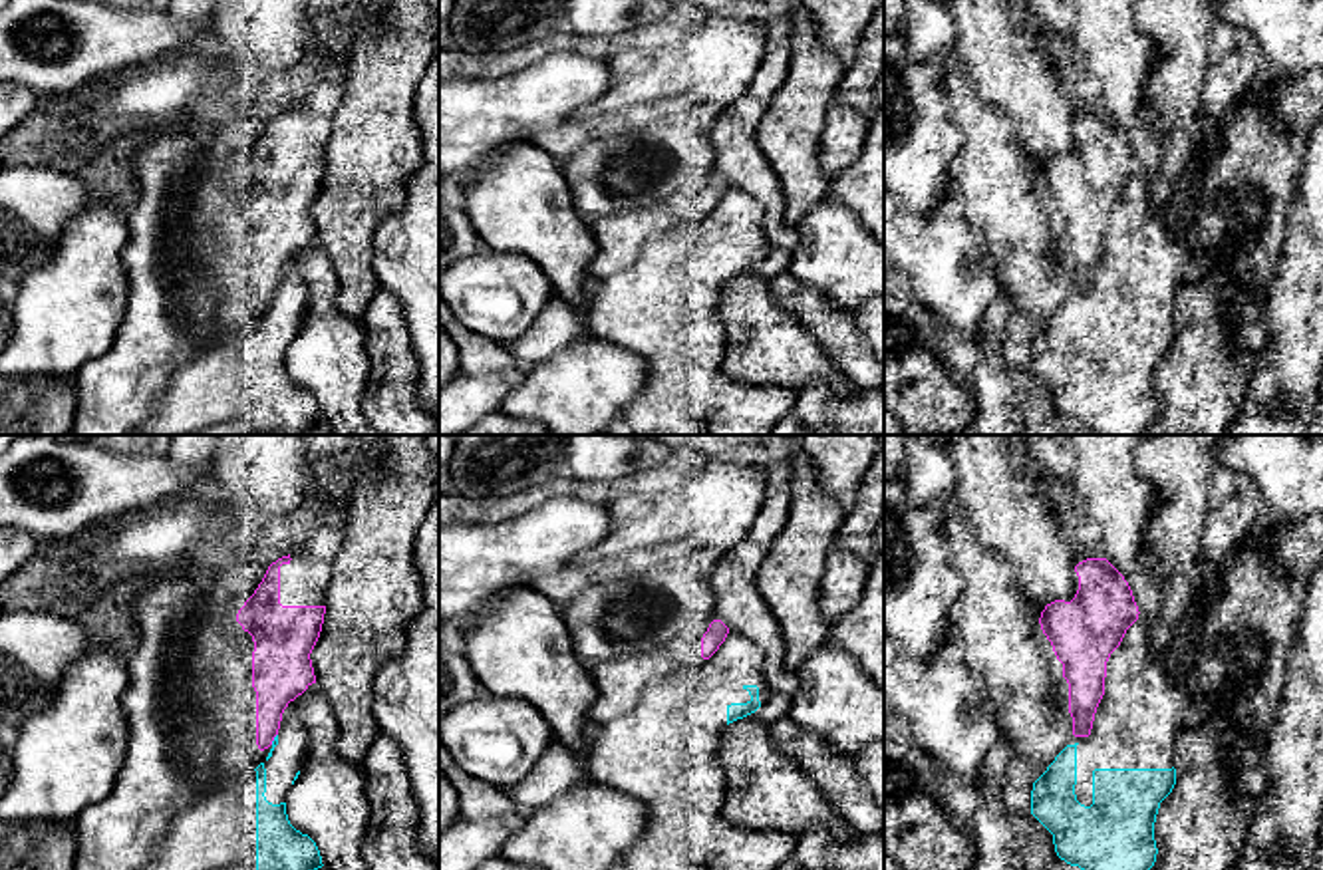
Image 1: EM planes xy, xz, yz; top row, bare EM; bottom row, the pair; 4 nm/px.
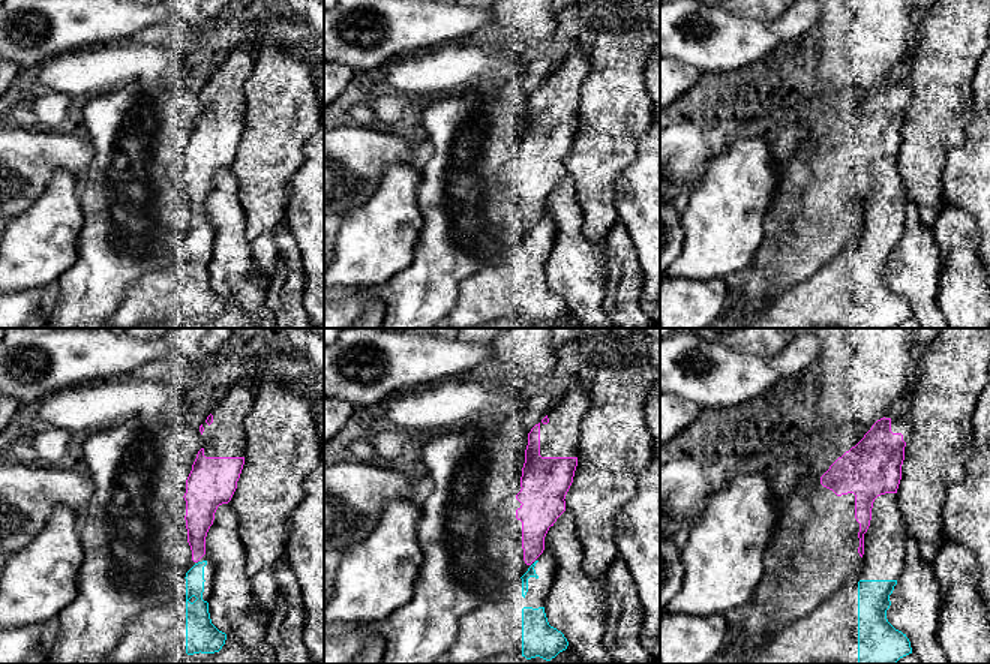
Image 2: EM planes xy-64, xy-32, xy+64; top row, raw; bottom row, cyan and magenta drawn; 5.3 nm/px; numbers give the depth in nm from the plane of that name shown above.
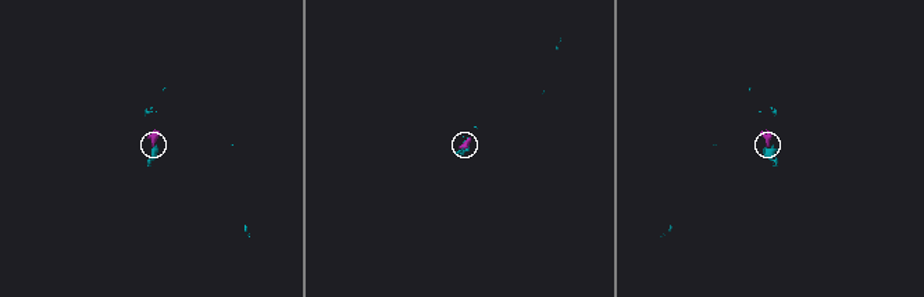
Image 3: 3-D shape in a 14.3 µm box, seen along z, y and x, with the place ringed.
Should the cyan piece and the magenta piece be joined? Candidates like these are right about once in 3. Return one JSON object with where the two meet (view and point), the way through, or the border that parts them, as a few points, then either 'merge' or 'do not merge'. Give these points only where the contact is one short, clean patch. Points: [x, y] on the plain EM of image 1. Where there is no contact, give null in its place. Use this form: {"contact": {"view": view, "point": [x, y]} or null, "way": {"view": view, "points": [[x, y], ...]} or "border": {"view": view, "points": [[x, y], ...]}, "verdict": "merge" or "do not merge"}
{"contact": {"view": "xy", "point": [275, 294]}, "verdict": "do not merge"}

